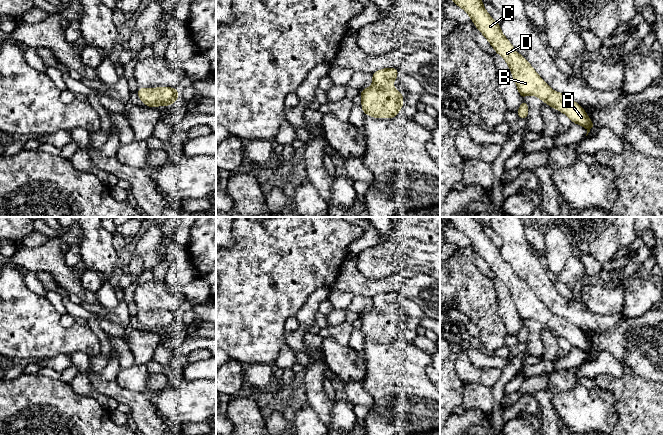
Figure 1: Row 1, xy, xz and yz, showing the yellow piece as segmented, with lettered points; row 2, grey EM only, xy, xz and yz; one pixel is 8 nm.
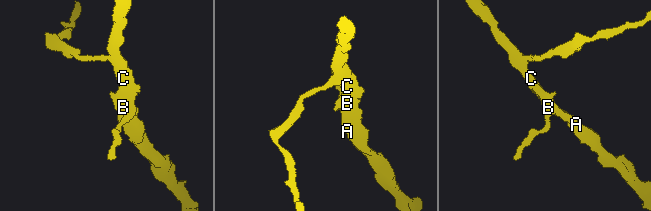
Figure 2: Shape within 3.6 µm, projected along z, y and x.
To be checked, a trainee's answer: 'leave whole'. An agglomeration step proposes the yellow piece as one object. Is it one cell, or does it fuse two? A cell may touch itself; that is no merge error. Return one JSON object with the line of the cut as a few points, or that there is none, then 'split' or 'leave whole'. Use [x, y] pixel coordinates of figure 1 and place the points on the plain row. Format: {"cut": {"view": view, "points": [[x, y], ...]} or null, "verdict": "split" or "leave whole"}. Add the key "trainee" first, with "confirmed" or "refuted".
{"trainee": "confirmed", "cut": null, "verdict": "leave whole"}

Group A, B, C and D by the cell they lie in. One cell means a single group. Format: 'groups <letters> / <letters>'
groups A B C D

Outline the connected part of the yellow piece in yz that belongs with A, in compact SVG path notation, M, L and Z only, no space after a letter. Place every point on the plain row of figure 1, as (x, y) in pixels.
M448 217L450 224L462 232L471 242L476 252L489 265L495 276L508 288L517 309L519 319L534 319L551 332L566 338L570 344L587 353L587 358L595 350L585 334L566 319L552 314L538 299L530 287L521 280L500 254L500 248L485 234L478 217Z

